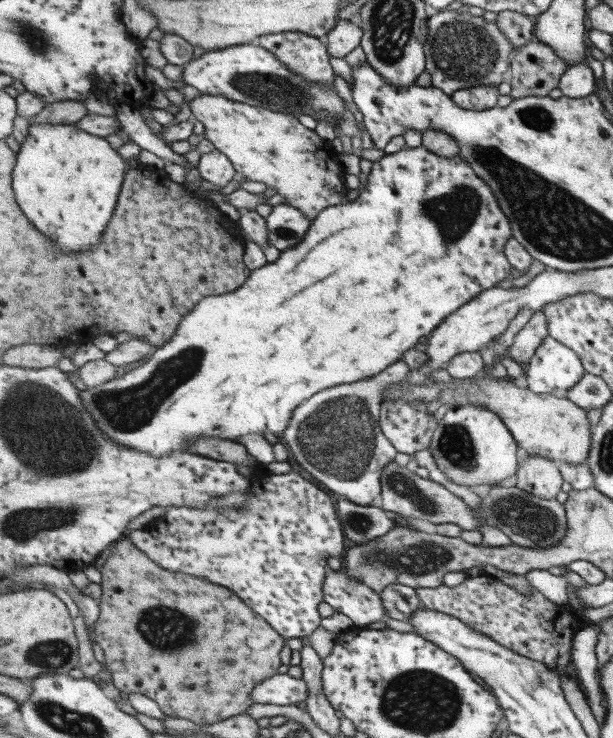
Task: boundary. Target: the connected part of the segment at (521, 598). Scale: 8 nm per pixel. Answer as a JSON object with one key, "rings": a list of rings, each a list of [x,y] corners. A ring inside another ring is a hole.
{"rings":[[[486,573],[467,577],[454,587],[443,584],[437,588],[419,588],[417,593],[425,608],[463,620],[475,632],[481,632],[493,638],[495,642],[501,642],[503,646],[515,650],[521,656],[545,664],[549,670],[557,672],[561,677],[577,678],[581,689],[587,692],[581,684],[579,670],[573,661],[573,646],[579,630],[587,625],[596,624],[593,621],[582,621],[575,616],[574,610],[569,605],[552,602],[535,587],[530,596],[520,594],[515,587]]]}

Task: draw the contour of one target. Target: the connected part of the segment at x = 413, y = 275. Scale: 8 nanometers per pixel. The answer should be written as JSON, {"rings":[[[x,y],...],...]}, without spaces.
{"rings":[[[405,145],[405,149],[397,153],[386,153],[381,159],[373,162],[367,178],[367,185],[362,187],[360,195],[355,200],[323,210],[312,222],[307,235],[299,245],[282,251],[276,262],[253,271],[240,289],[203,298],[188,316],[183,318],[175,336],[160,346],[146,362],[125,372],[122,376],[115,376],[113,380],[101,386],[81,390],[81,399],[95,417],[101,431],[105,431],[117,443],[125,442],[129,446],[137,446],[139,450],[151,452],[156,458],[162,458],[171,451],[189,451],[189,445],[197,437],[220,436],[222,439],[237,441],[240,436],[251,433],[281,434],[288,428],[296,409],[303,401],[325,389],[359,382],[383,373],[394,362],[403,359],[408,350],[415,348],[419,344],[419,338],[423,336],[429,338],[430,334],[461,306],[467,305],[484,290],[507,284],[514,268],[508,255],[505,254],[505,246],[513,236],[512,222],[501,209],[499,199],[489,183],[475,174],[475,169],[461,154],[455,157],[442,157],[431,152],[424,145],[419,147]]]}

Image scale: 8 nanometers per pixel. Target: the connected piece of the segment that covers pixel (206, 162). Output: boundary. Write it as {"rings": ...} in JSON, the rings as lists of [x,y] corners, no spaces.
{"rings":[[[216,148],[215,151],[202,154],[197,167],[199,176],[221,187],[227,186],[233,178],[238,176],[232,160]]]}

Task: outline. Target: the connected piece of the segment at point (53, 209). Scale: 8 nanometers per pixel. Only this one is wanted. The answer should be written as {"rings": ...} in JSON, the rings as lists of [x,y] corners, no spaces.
{"rings":[[[31,125],[29,136],[20,145],[18,161],[13,173],[13,188],[25,216],[45,236],[54,239],[57,246],[67,254],[79,254],[93,250],[101,244],[105,229],[112,222],[121,190],[127,174],[127,160],[121,158],[117,149],[111,148],[105,137],[80,130],[75,125]]]}

